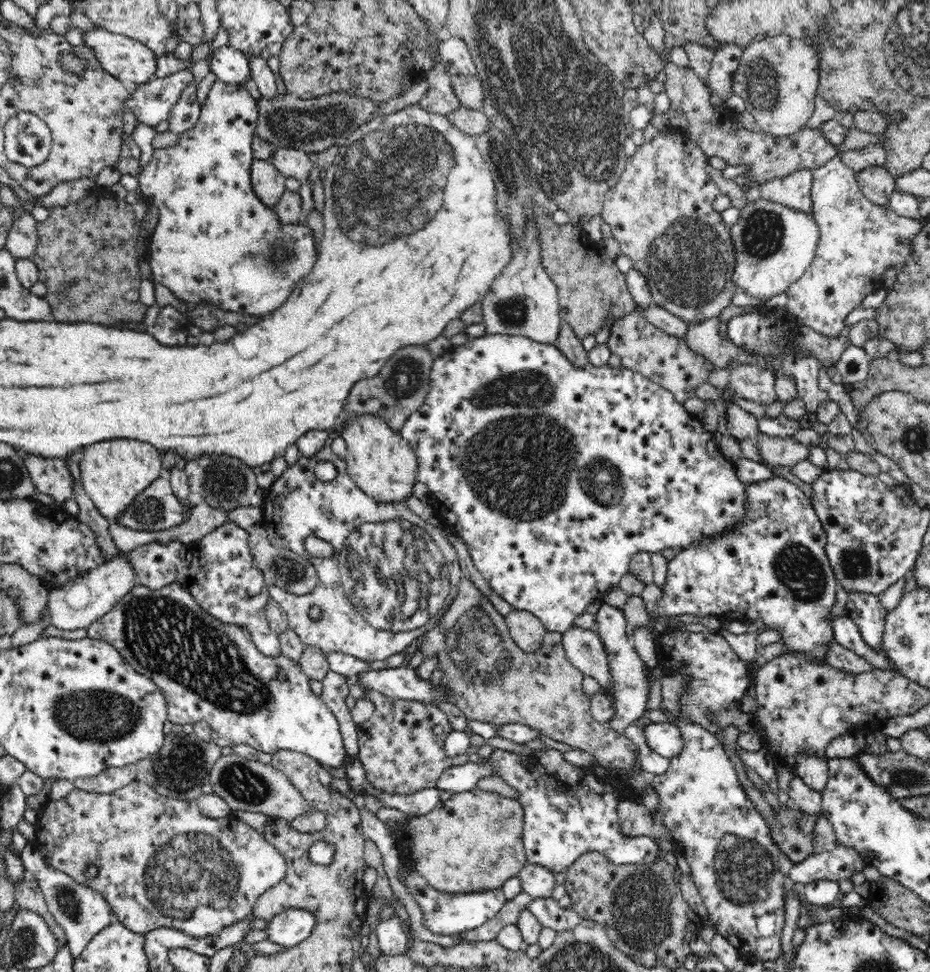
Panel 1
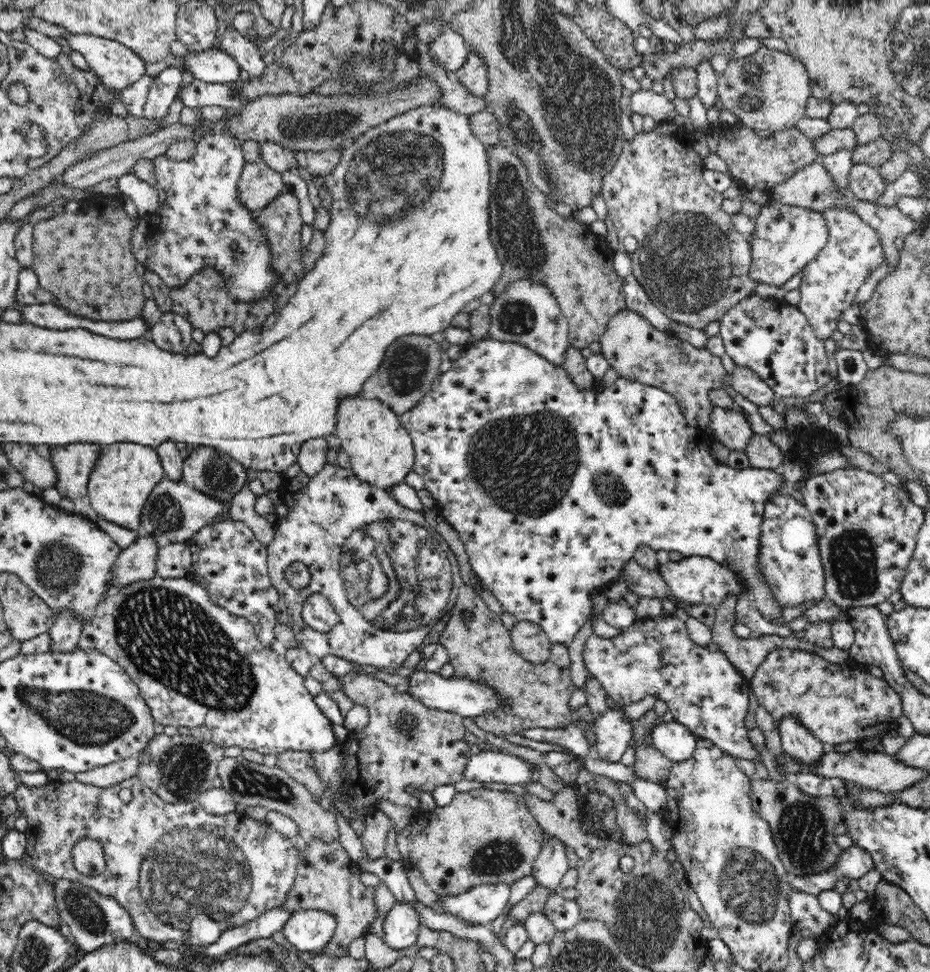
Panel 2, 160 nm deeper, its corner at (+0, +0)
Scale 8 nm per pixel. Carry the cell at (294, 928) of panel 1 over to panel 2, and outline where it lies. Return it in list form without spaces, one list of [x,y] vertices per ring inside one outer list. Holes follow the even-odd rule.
[[[298,909],[283,928],[288,942],[299,951],[322,950],[335,935],[336,919],[328,911]]]

